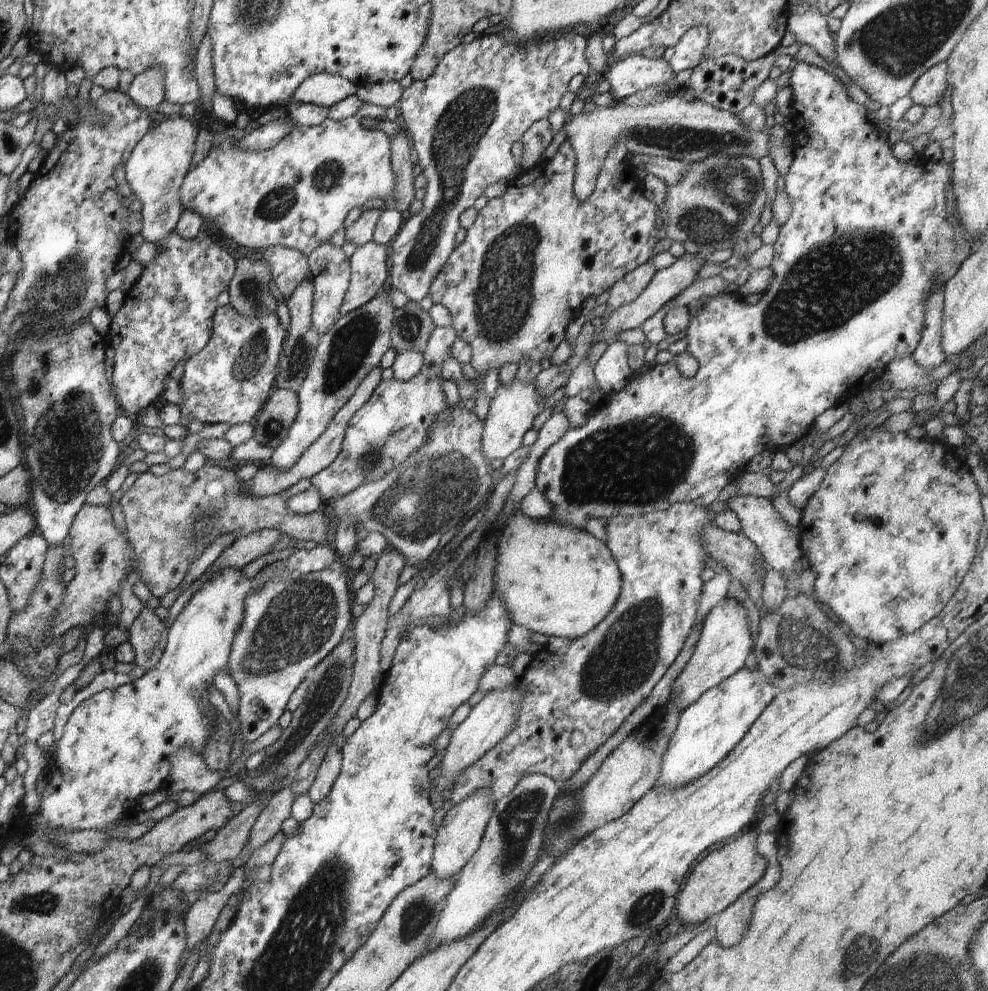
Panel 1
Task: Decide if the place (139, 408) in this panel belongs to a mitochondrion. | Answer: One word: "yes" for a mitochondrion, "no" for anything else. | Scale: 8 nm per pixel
no

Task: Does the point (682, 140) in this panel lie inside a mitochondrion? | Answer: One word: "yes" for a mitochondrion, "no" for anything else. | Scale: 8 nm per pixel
yes

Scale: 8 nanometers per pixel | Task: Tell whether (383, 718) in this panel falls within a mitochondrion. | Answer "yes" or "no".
no

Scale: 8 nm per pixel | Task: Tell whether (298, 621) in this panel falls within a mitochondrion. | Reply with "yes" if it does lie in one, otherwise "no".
yes

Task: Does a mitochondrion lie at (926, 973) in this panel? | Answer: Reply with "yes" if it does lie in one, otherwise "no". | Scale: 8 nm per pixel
yes

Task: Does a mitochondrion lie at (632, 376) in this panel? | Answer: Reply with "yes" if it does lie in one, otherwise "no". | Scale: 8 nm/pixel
no

